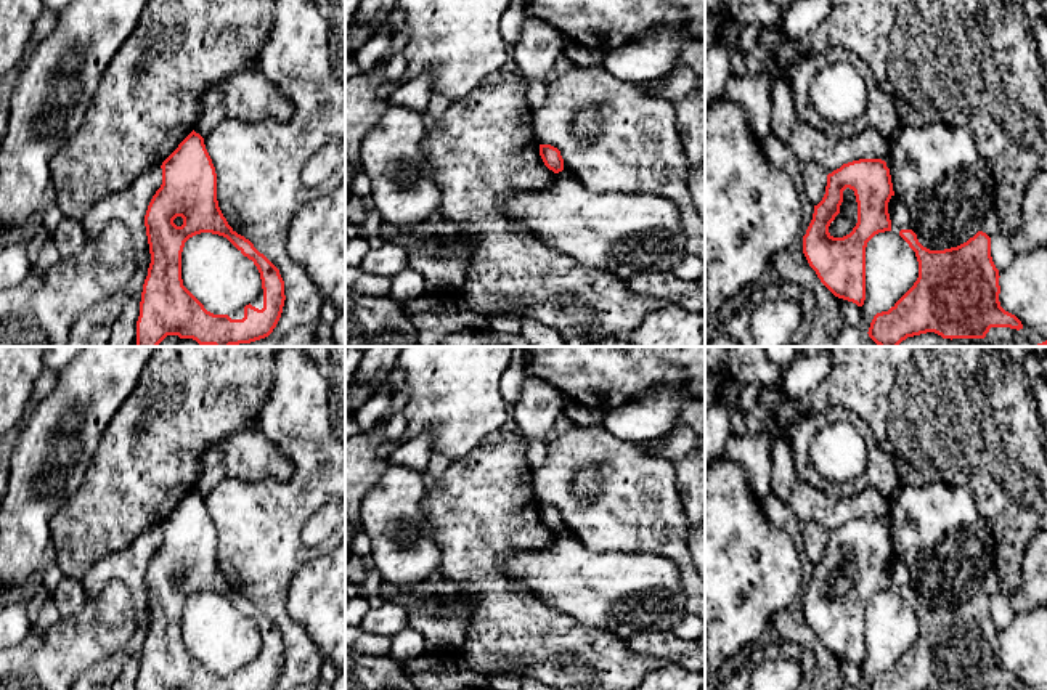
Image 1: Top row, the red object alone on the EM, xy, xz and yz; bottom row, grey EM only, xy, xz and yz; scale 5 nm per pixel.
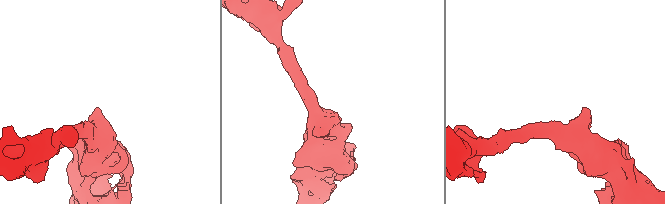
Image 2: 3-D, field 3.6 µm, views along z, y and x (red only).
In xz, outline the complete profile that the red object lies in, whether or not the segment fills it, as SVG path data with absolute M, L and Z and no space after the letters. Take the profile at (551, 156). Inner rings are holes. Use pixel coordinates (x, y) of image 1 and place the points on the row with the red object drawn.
M540 144L540 156L544 162L544 165L552 170L554 173L559 173L564 170L564 159L560 156L560 151L551 144Z

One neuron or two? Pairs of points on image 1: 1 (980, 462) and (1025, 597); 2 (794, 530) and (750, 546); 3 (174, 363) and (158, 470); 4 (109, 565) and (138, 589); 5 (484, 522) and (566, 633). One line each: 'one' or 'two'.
1: two
2: two
3: one
4: one
5: one

